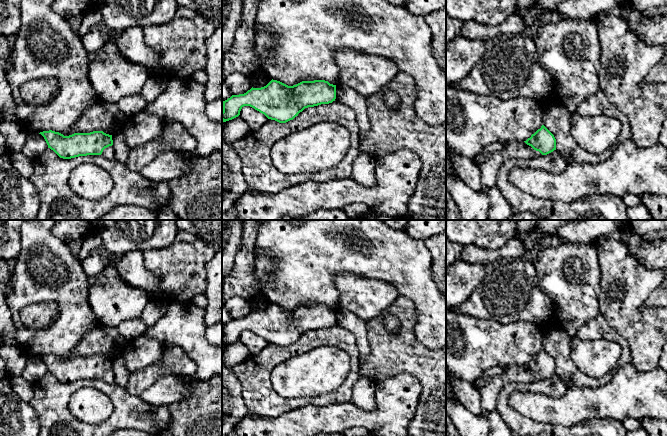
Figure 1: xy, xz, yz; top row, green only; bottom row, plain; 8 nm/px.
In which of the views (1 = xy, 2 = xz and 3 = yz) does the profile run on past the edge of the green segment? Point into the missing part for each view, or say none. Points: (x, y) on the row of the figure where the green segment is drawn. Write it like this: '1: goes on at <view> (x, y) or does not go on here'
1: goes on at xy (108, 153)
2: does not go on here
3: goes on at yz (517, 149)

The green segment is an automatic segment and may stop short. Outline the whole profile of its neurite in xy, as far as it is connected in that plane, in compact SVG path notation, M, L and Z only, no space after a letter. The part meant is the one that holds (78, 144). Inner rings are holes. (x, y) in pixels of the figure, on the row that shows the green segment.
M49 130L39 134L44 137L48 148L63 159L87 155L101 155L106 159L115 158L112 135L103 131L74 133L64 136L59 132Z

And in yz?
M542 125L526 141L513 141L506 148L494 153L480 166L481 183L486 188L496 187L496 176L499 167L507 159L530 159L547 155L556 150L554 135Z

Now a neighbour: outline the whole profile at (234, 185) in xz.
M222 139L222 213L249 190L242 173L242 162L232 143Z

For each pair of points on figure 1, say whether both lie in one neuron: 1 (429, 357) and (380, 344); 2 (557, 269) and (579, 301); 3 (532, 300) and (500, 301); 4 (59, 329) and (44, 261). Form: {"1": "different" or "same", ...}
{"1": "same", "2": "same", "3": "same", "4": "same"}

